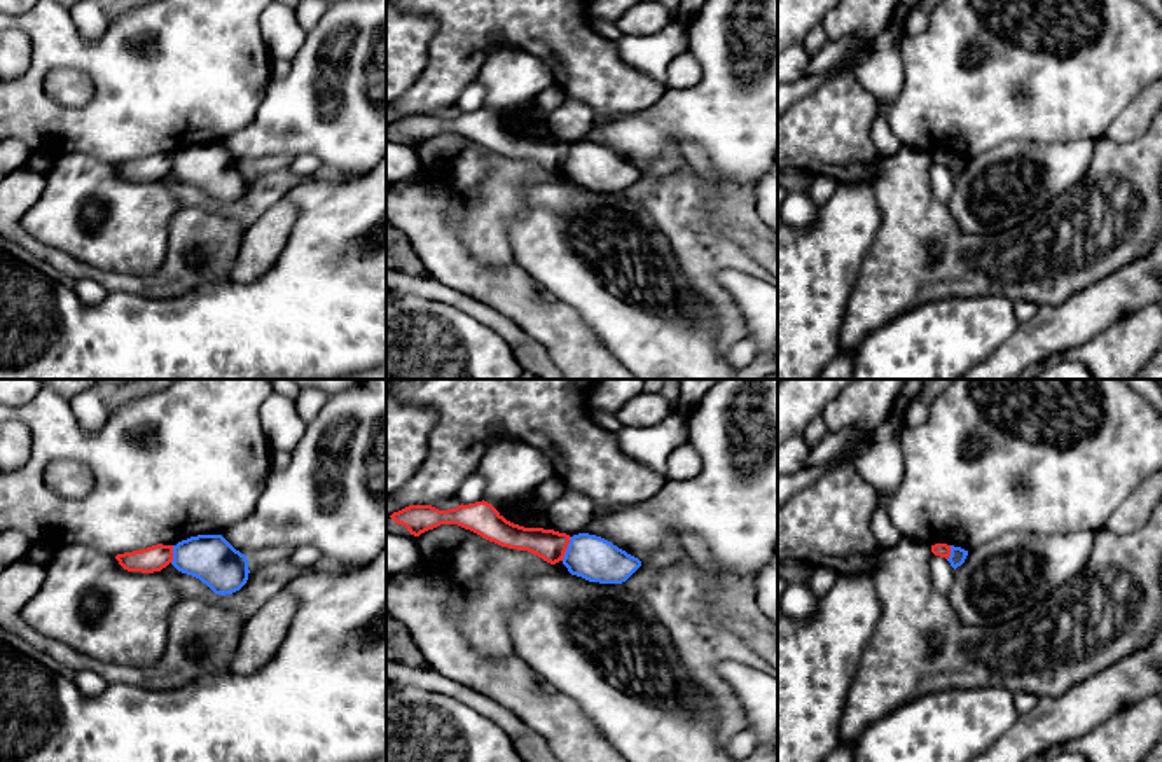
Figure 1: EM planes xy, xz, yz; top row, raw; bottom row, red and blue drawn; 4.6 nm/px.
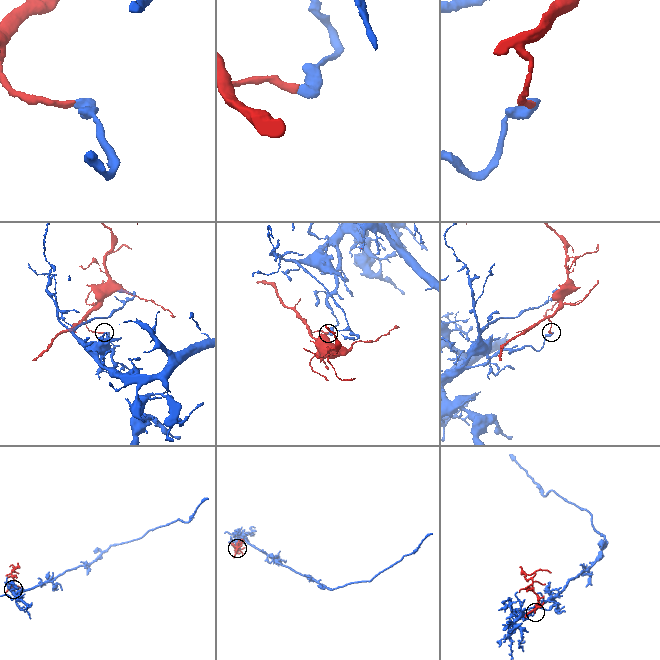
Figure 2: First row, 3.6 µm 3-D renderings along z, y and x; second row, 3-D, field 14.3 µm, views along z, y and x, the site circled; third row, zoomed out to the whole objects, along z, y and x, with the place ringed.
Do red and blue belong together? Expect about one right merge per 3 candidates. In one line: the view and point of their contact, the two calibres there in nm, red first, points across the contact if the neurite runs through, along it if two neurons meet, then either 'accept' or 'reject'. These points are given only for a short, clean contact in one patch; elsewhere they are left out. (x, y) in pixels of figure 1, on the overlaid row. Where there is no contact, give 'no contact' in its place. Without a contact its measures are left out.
xz (567, 547) | 140/200 nm | along xz (572, 537), (561, 560) | reject

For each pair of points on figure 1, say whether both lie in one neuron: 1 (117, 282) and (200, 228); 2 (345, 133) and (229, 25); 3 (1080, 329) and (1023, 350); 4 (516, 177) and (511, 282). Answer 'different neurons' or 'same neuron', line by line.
1: same neuron
2: different neurons
3: same neuron
4: different neurons

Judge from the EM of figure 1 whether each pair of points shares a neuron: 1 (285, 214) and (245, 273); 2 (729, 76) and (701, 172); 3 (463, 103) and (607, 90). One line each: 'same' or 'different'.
1: same
2: different
3: different

